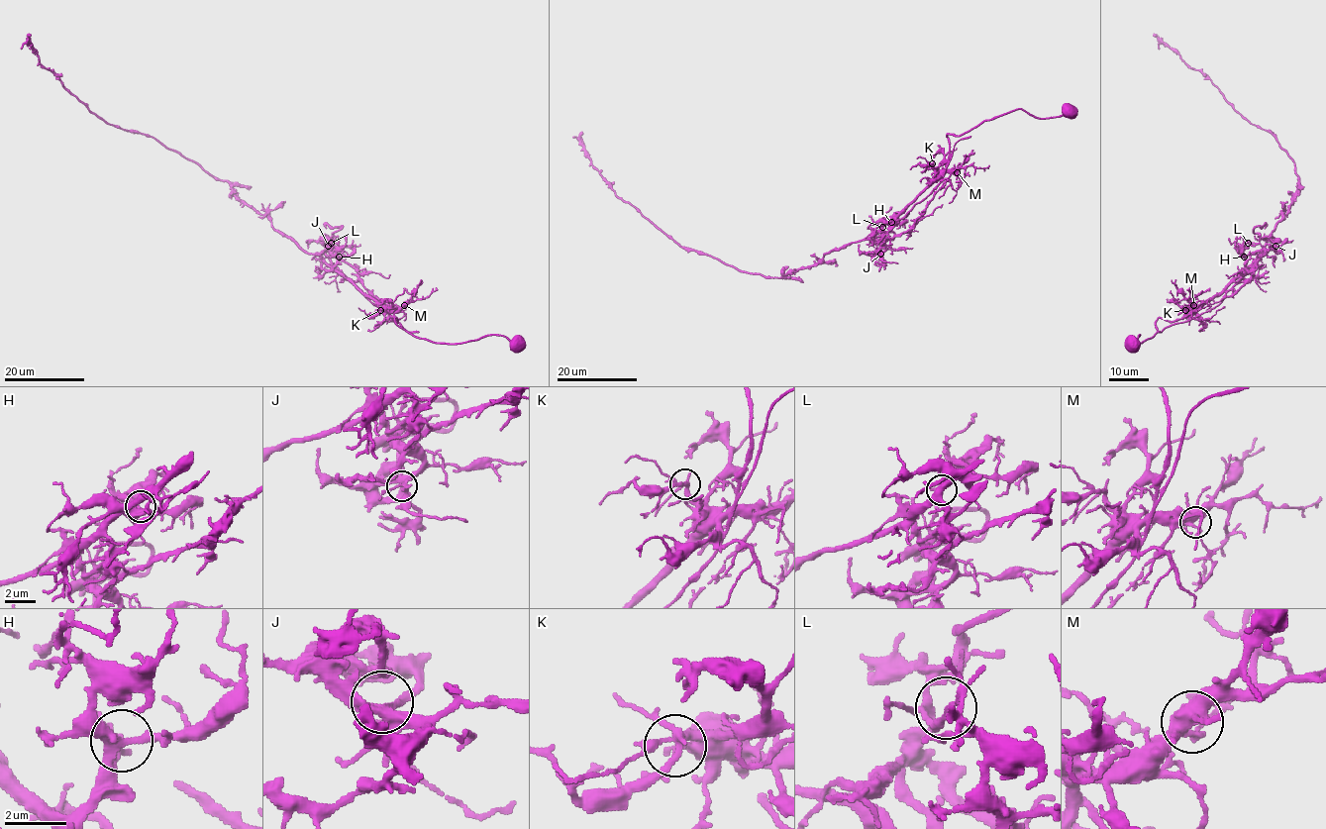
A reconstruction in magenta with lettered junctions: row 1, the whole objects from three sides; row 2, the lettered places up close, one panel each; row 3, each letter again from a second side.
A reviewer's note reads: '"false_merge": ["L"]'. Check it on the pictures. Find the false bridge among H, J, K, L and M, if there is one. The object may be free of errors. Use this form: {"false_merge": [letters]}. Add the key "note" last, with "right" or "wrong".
{"false_merge": ["L"], "note": "right"}

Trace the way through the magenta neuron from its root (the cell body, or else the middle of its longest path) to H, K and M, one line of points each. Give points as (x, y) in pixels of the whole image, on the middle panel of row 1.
H: (1069, 111), (1038, 118), (1015, 109), (960, 136), (948, 134), (947, 166), (886, 223), (891, 222)
K: (1069, 111), (1038, 118), (1015, 109), (960, 136), (948, 134), (947, 166), (937, 170), (932, 163)
M: (1069, 111), (1053, 118), (1038, 118), (1015, 109), (982, 121), (960, 136), (948, 134), (947, 167), (957, 172)

